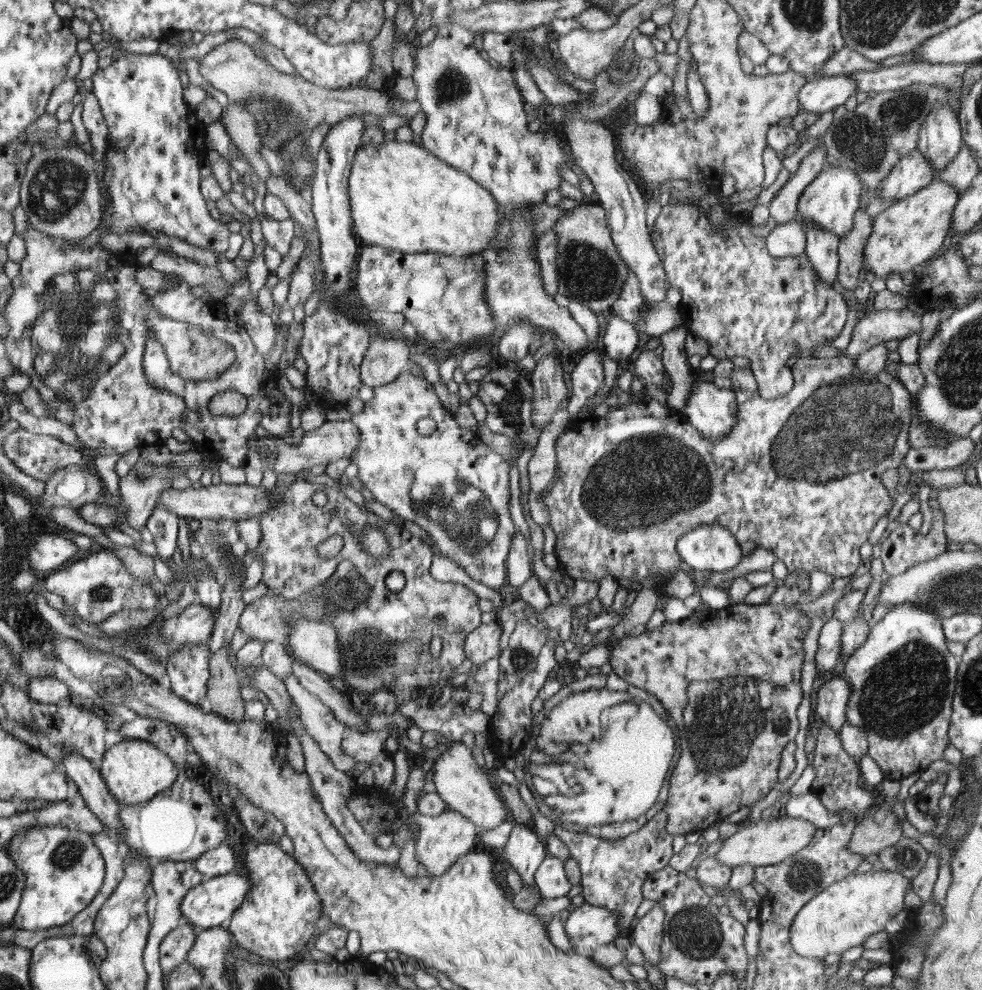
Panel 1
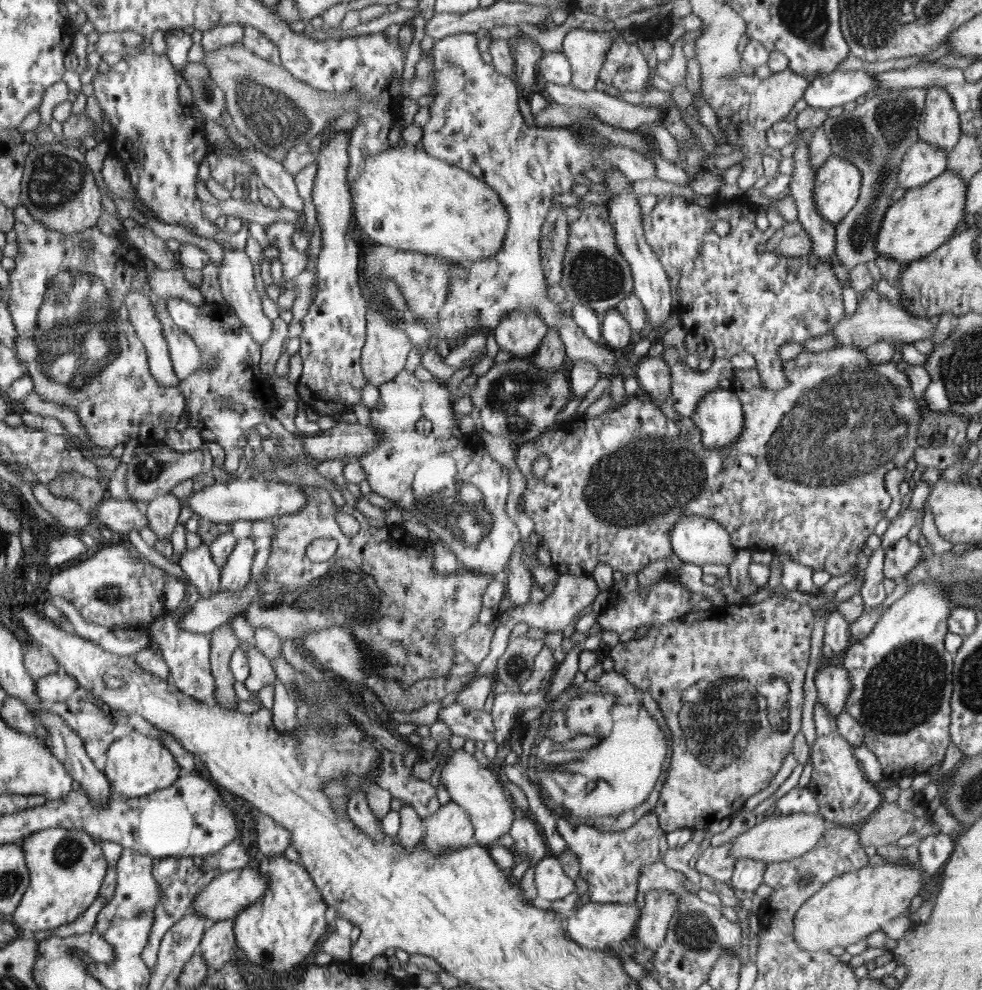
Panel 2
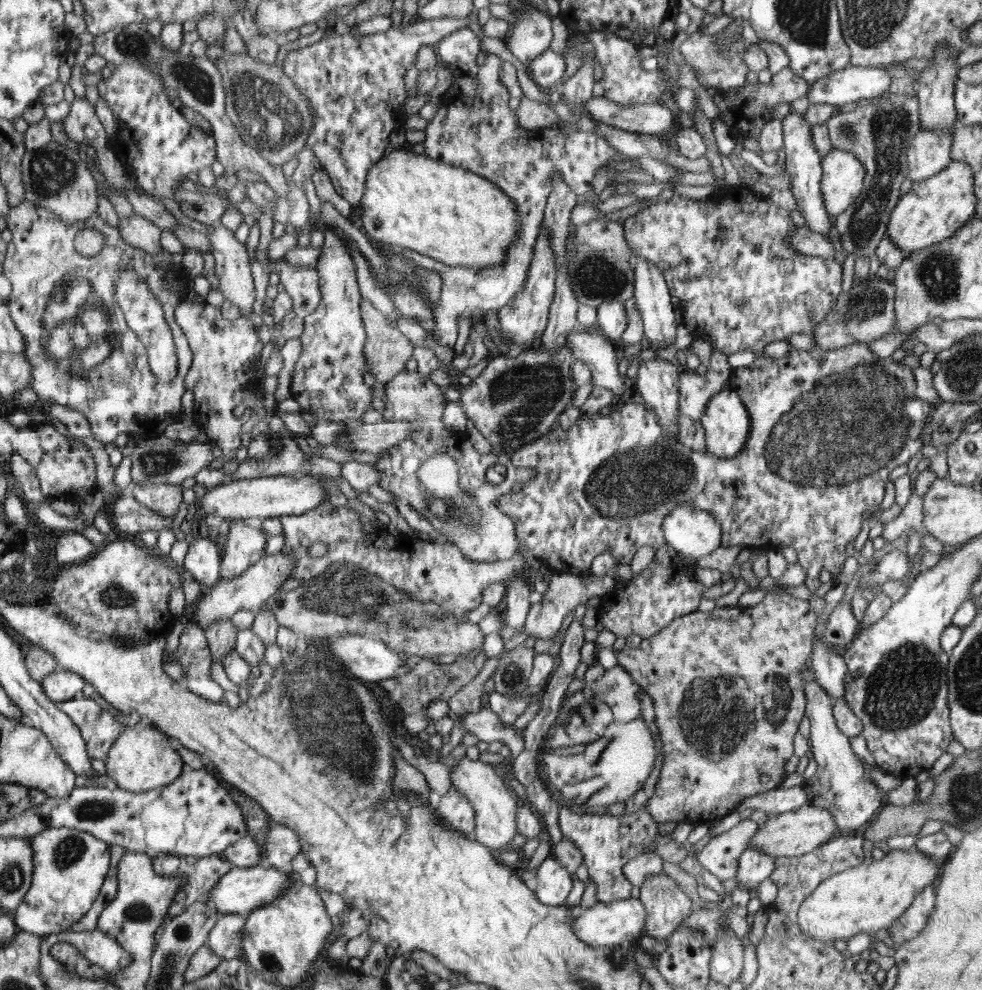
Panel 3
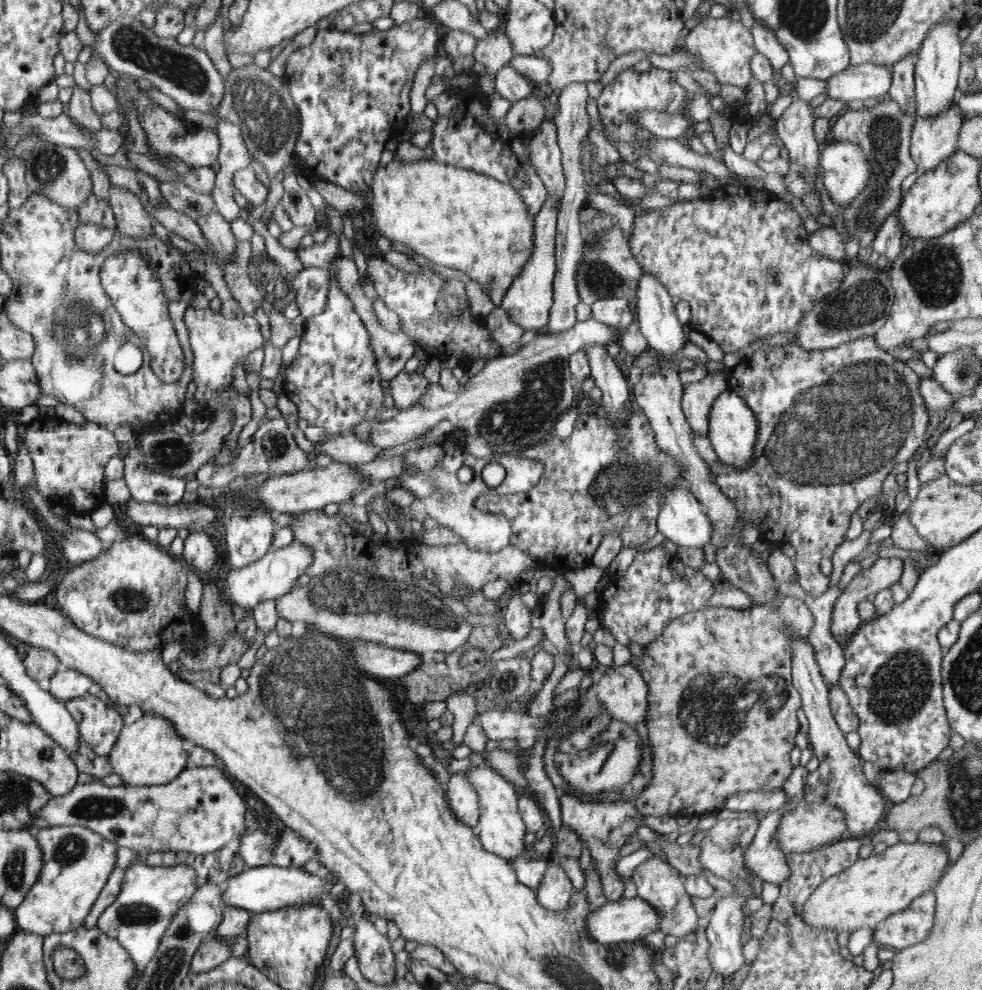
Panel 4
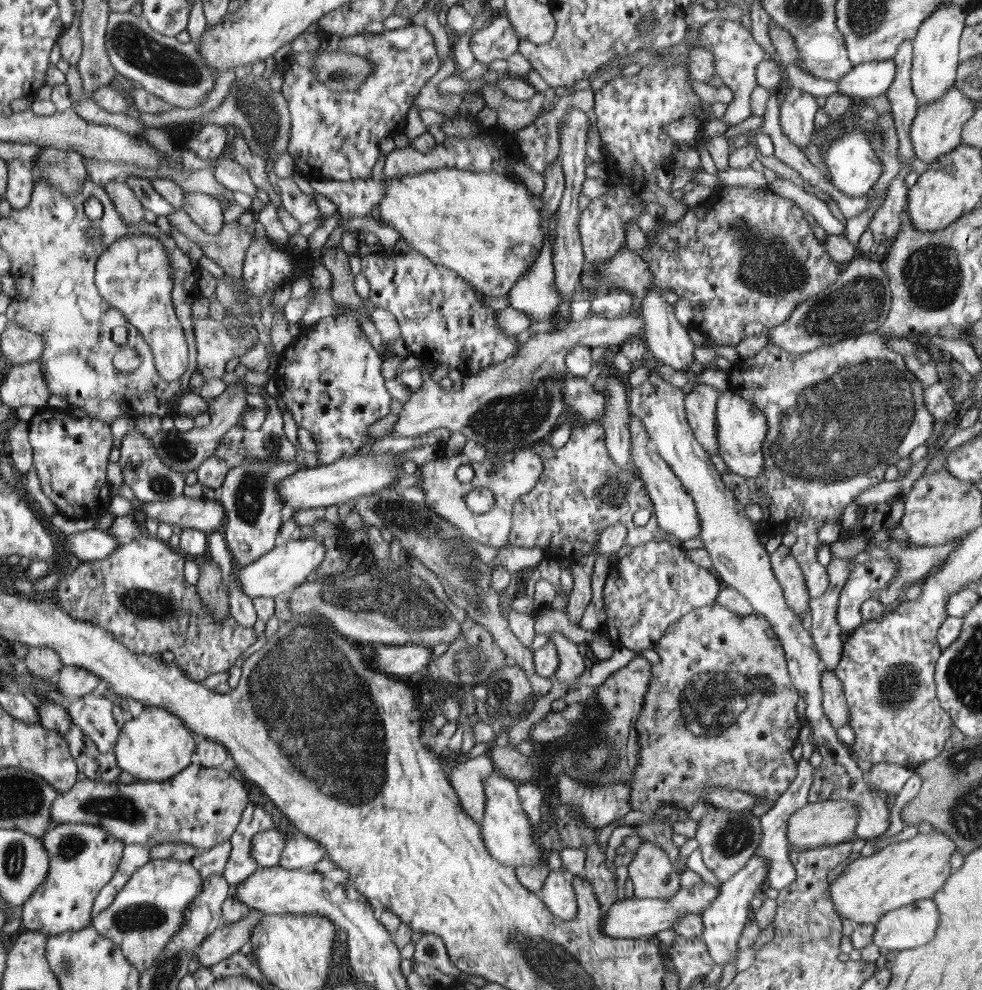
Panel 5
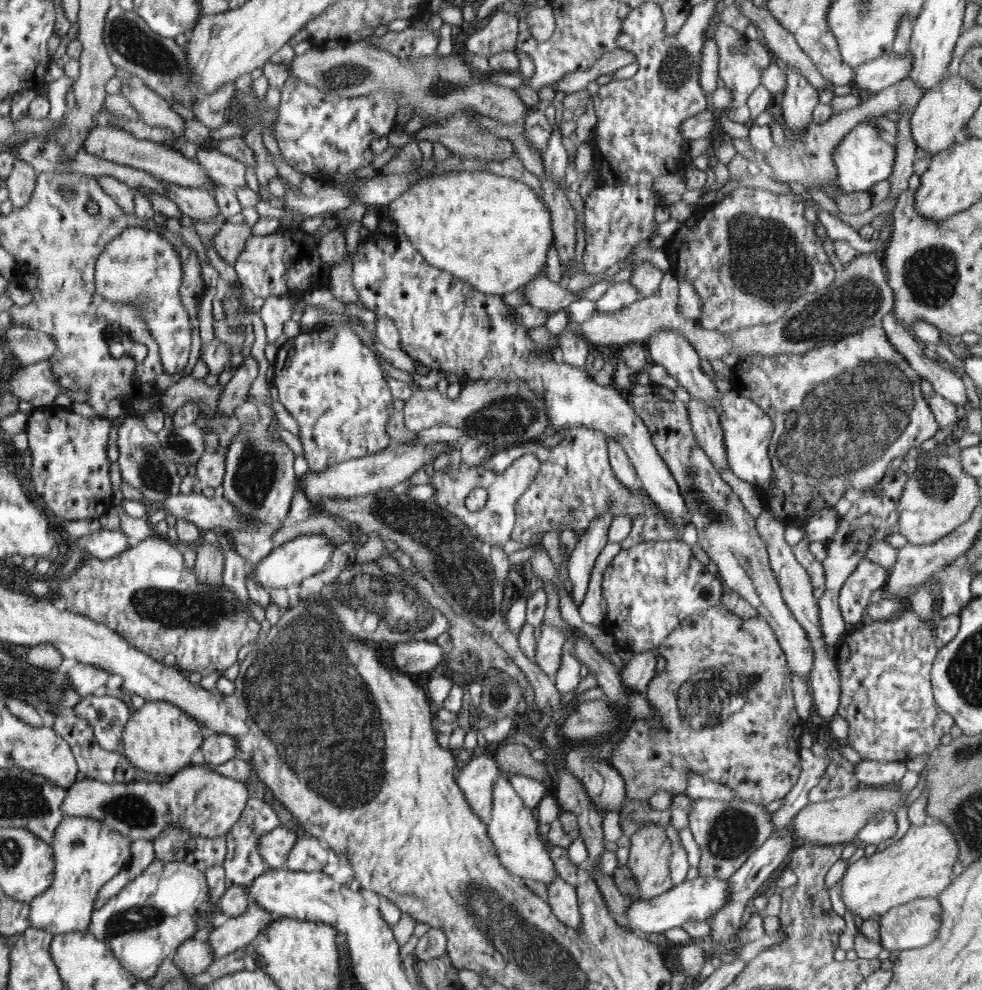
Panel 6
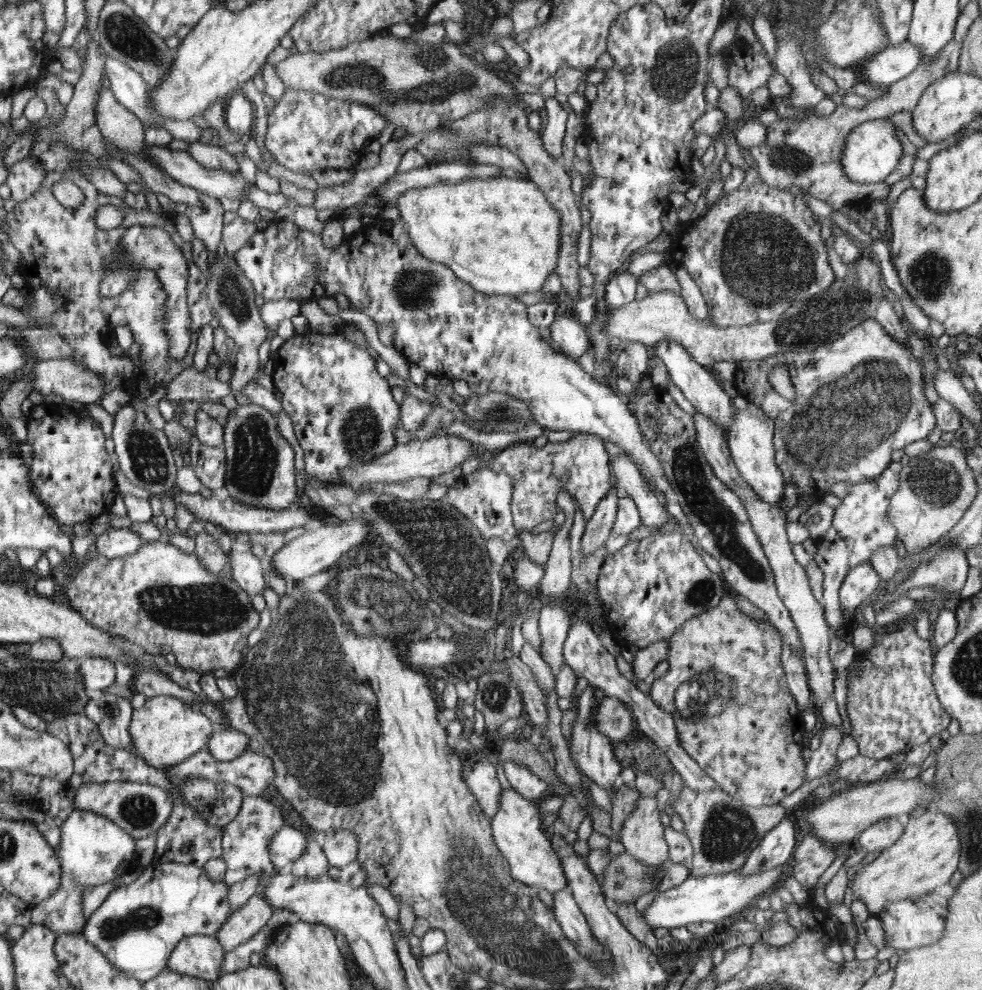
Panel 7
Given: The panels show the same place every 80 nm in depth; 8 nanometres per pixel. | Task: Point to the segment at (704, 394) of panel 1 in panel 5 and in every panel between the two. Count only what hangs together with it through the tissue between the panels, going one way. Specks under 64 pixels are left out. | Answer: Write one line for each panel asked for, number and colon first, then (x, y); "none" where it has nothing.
2: (720, 416)
3: (727, 425)
4: (733, 427)
5: (741, 428)

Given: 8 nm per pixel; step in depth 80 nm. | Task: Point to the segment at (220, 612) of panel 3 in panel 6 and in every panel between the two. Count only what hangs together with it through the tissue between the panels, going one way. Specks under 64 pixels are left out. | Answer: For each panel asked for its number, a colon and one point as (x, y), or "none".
4: (273, 575)
5: (279, 572)
6: (306, 555)

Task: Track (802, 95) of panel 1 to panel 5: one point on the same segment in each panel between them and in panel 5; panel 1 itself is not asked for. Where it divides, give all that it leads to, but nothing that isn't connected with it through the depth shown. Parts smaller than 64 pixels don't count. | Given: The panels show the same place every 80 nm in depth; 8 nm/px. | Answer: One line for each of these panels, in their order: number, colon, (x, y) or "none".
2: (838, 88)
3: (853, 83)
4: (861, 82)
5: (869, 79)

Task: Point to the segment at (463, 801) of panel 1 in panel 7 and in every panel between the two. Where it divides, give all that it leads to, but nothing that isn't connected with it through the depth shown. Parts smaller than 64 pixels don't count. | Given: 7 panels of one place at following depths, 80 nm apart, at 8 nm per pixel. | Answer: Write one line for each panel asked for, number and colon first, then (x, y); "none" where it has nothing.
2: (474, 788)
3: (495, 808)
4: (501, 828)
5: (507, 831)
6: (513, 827)
7: (517, 827)

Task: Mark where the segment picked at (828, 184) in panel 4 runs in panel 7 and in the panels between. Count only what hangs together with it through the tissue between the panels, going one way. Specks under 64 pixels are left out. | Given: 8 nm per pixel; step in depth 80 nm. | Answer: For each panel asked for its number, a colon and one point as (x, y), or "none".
5: (854, 167)
6: (863, 158)
7: (872, 151)

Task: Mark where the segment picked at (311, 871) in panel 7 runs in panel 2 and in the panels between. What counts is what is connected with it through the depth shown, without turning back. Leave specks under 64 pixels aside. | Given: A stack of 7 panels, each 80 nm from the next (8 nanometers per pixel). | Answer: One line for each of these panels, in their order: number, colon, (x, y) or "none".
2: (273, 838)
3: (282, 844)
4: (292, 851)
5: (300, 852)
6: (310, 854)

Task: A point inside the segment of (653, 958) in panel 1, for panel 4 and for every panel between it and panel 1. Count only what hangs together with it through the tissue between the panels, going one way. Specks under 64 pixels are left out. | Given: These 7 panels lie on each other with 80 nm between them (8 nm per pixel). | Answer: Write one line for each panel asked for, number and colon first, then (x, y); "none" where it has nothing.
2: (658, 907)
3: (667, 906)
4: (657, 881)

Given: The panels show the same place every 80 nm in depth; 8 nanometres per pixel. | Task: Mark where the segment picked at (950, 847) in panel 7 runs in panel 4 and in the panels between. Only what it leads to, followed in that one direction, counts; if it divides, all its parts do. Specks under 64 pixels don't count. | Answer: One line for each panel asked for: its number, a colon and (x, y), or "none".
4: (862, 896)
5: (910, 870)
6: (918, 865)

